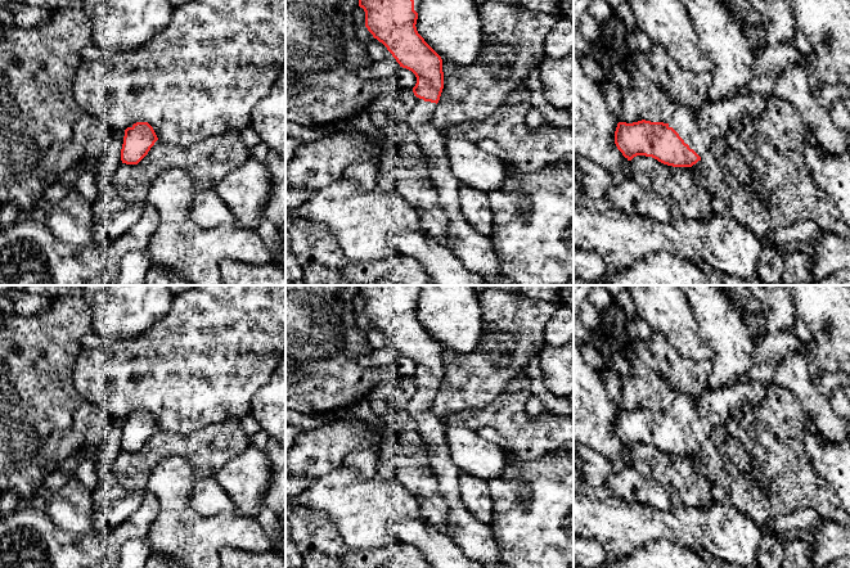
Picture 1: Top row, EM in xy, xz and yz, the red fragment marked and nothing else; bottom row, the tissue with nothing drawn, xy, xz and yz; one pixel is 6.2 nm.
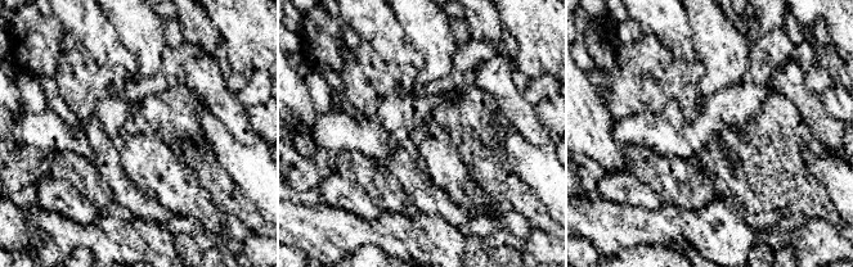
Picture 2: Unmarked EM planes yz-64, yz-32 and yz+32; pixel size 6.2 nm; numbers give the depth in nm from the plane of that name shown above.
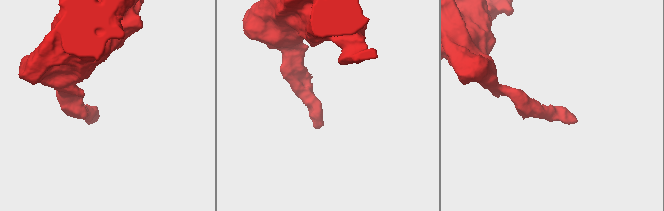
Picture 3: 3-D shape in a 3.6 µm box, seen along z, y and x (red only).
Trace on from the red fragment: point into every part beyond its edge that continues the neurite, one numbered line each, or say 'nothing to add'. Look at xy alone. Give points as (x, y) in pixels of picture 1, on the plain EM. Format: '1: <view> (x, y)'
nothing to add

